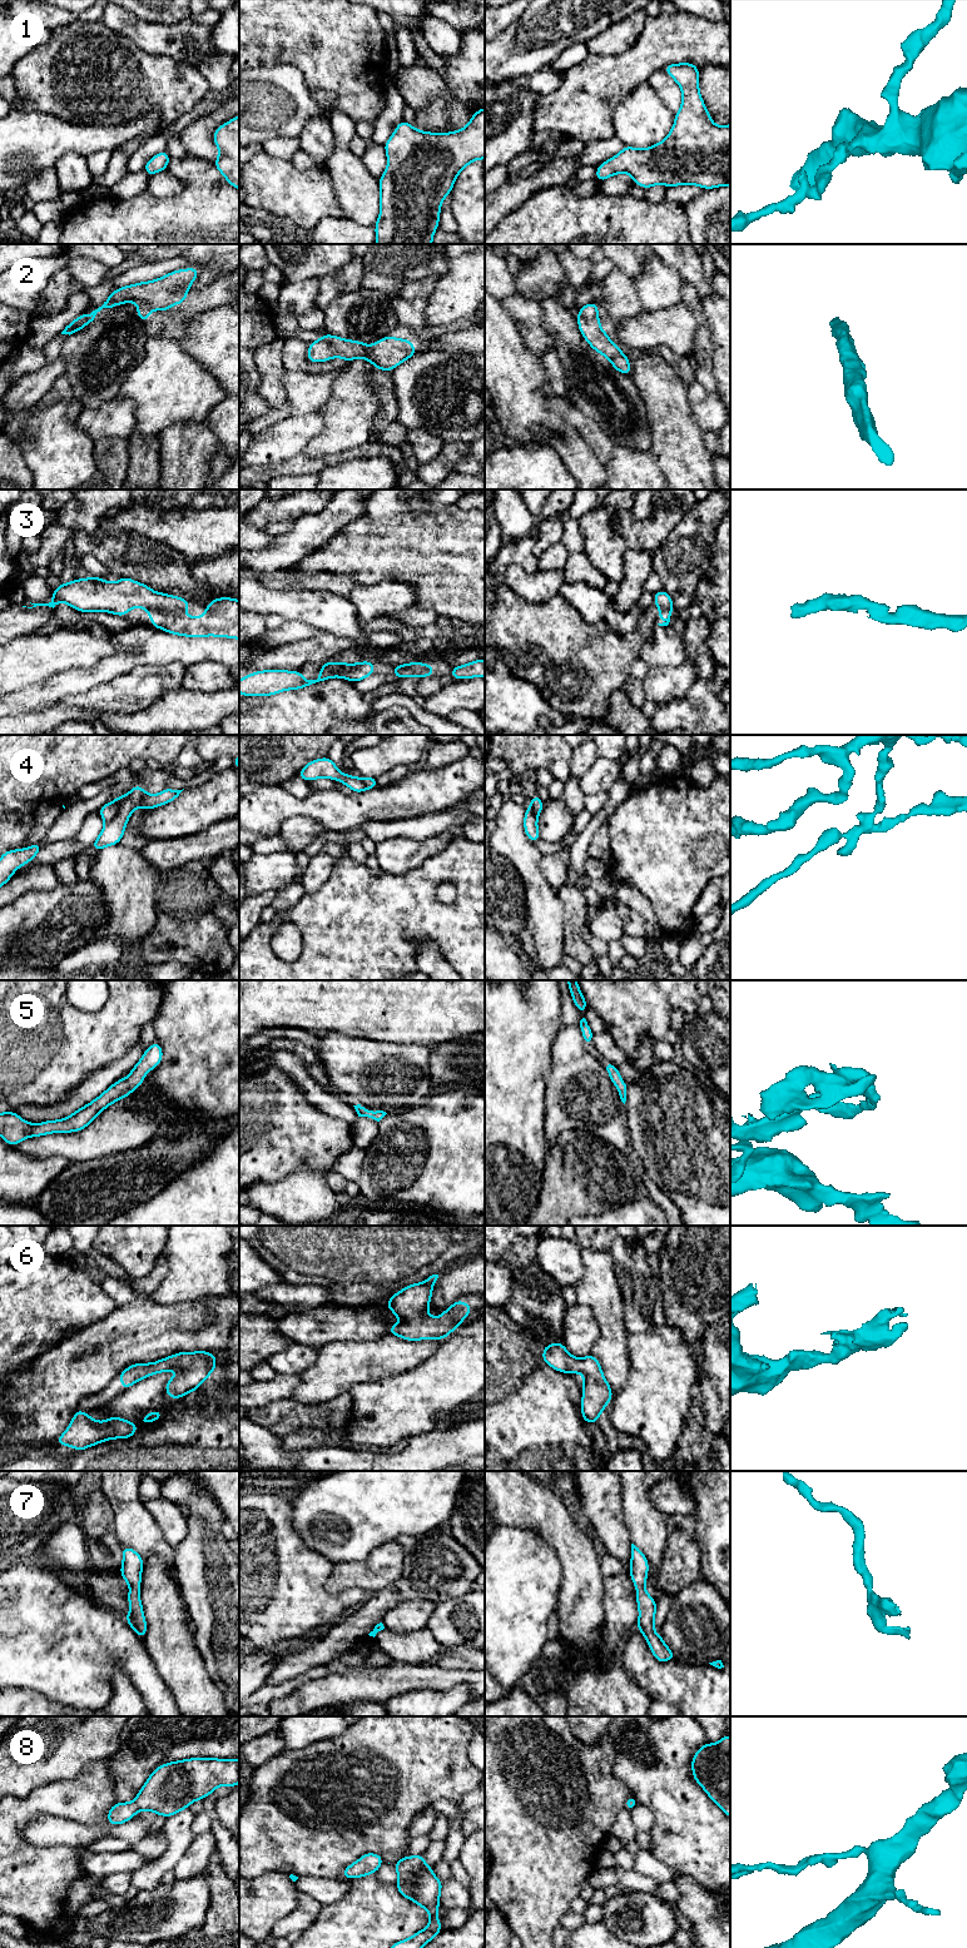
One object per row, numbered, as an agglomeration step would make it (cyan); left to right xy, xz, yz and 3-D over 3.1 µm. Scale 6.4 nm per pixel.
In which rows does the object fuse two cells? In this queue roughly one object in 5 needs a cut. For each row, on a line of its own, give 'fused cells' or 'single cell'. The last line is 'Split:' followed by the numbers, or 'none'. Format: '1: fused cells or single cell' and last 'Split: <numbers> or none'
1: single cell
2: single cell
3: single cell
4: fused cells
5: single cell
6: single cell
7: single cell
8: single cell
Split: 4

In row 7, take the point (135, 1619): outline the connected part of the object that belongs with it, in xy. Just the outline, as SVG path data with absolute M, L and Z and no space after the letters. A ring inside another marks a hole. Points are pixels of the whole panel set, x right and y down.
M122 1546L123 1565L120 1575L129 1584L128 1602L130 1612L124 1616L130 1628L143 1640L147 1634L147 1620L143 1615L143 1606L139 1596L139 1586L142 1581L143 1557L133 1549Z

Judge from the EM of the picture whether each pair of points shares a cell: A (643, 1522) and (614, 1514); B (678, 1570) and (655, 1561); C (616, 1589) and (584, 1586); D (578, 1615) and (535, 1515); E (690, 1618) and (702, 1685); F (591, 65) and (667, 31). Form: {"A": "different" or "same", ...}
{"A": "different", "B": "different", "C": "different", "D": "same", "E": "different", "F": "same"}

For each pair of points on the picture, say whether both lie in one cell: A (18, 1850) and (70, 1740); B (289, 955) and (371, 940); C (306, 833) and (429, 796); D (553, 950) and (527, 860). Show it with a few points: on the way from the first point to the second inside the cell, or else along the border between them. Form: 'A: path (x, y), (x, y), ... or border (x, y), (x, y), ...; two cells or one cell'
A: border (79, 1774), (69, 1779), (41, 1784), (25, 1797); two cells
B: border (294, 924), (301, 934), (302, 953), (287, 963); two cells
C: border (297, 816), (311, 816), (328, 830); two cells
D: path (548, 928), (542, 902), (535, 883); one cell

